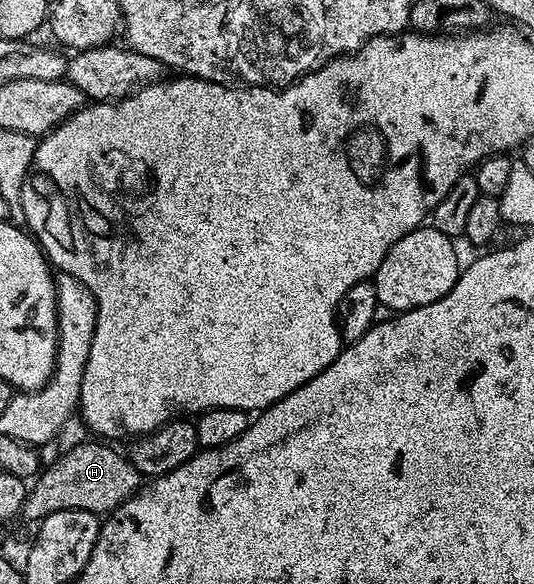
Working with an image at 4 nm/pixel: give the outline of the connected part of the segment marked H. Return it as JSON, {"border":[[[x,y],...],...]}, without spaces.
{"border":[[[87,441],[83,445],[75,445],[75,449],[71,449],[71,453],[65,453],[63,457],[59,457],[59,461],[48,464],[32,480],[31,486],[26,493],[26,501],[20,512],[21,519],[40,521],[60,511],[87,511],[91,515],[105,517],[119,505],[123,505],[123,501],[127,501],[132,495],[137,494],[142,486],[143,477],[137,472],[135,465],[131,465],[131,461],[122,452],[120,455],[113,448],[116,446],[105,441],[97,441],[101,443],[93,442]]]}

